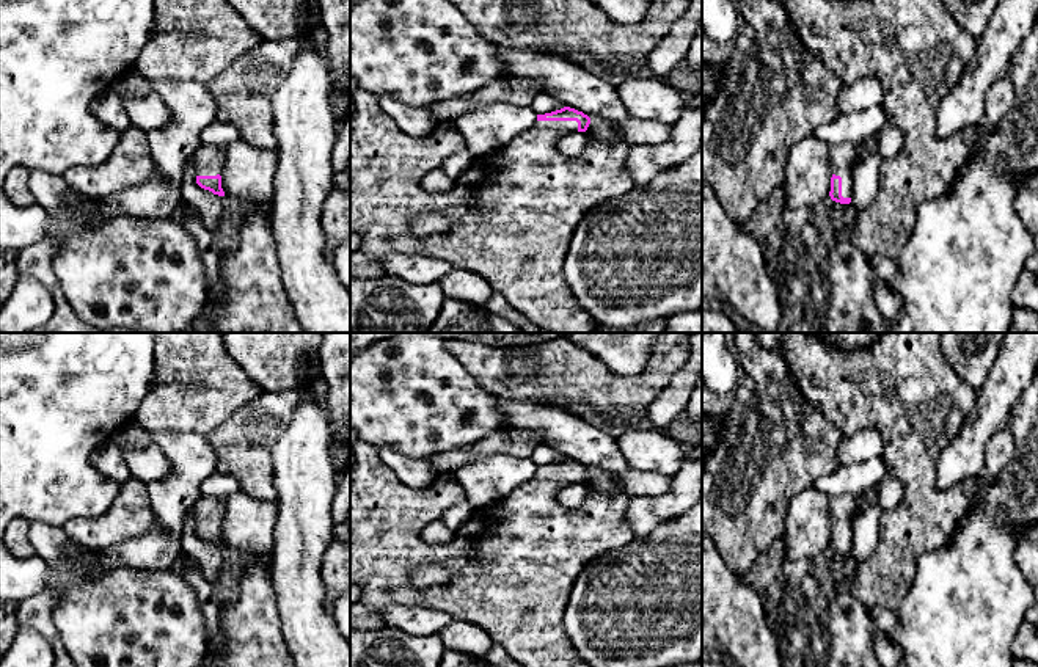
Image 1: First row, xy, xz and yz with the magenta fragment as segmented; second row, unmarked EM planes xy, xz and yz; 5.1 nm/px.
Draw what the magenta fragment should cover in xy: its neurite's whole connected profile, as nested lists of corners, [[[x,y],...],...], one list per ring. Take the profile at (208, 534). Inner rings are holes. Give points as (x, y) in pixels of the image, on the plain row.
[[[199,496],[193,507],[196,535],[218,548],[225,548],[220,527],[223,521],[223,508],[225,501],[217,496]]]

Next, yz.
[[[859,494],[834,496],[829,501],[832,523],[829,548],[835,554],[851,554],[857,502]]]

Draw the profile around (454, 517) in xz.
[[[463,501],[460,504],[449,507],[441,515],[440,519],[452,532],[457,532],[468,521],[468,518],[473,515],[473,512],[474,512],[474,507],[468,501]]]

